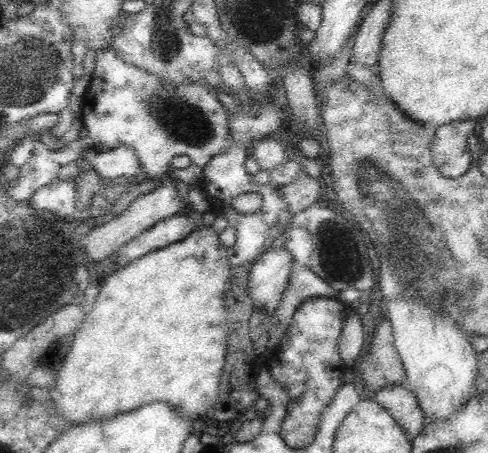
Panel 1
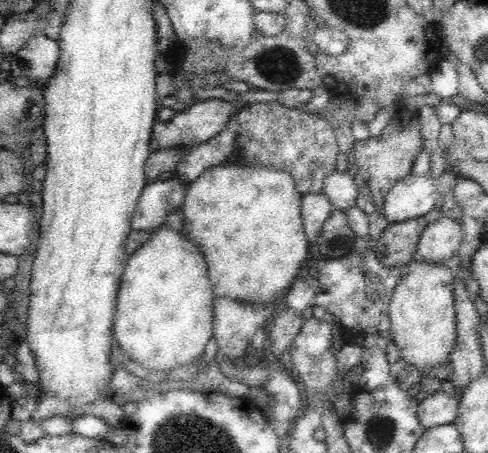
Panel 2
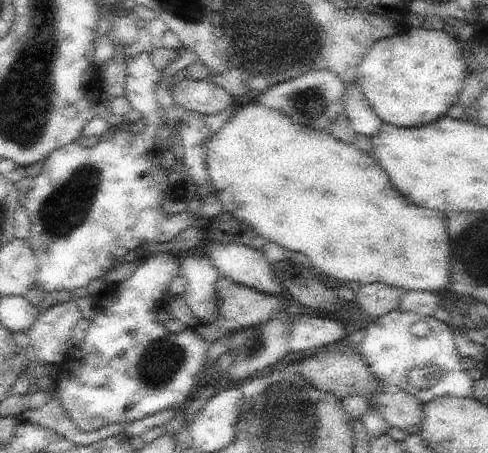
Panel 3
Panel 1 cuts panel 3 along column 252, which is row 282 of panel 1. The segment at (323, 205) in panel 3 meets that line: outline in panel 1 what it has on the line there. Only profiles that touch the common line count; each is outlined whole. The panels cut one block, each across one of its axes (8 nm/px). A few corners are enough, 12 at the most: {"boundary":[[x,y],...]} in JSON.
{"boundary":[[214,228],[114,268],[52,402],[72,426],[168,402],[226,358]]}

